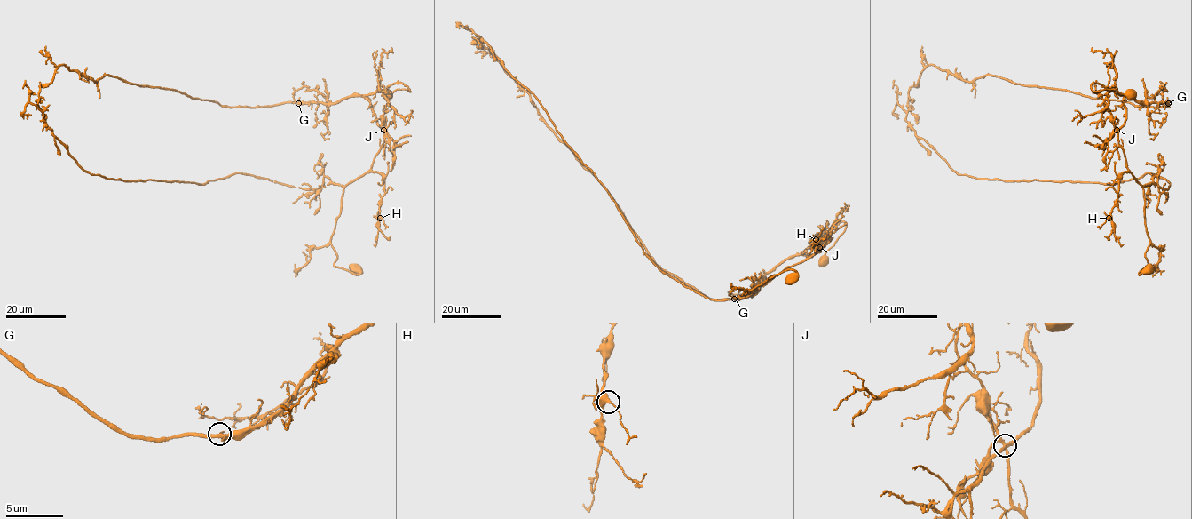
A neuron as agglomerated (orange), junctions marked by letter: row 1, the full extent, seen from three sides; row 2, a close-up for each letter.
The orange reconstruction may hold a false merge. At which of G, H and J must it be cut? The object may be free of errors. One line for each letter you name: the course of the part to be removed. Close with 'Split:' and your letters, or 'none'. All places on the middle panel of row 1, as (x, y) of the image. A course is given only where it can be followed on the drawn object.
J: foreign part runs (820, 248), (810, 257), (784, 259), (744, 296), (707, 299), (655, 263), (604, 187), (480, 47)
Split: J

